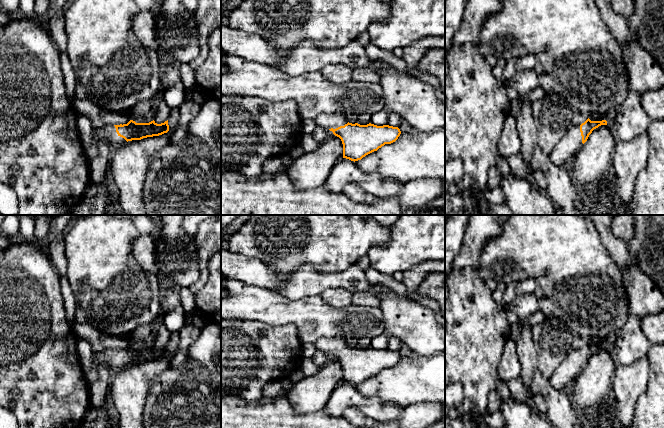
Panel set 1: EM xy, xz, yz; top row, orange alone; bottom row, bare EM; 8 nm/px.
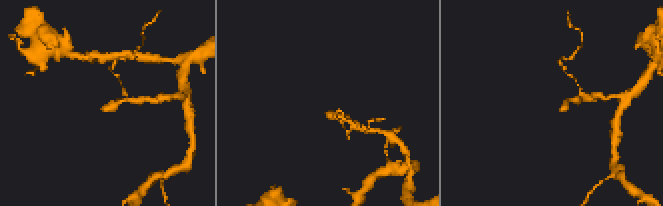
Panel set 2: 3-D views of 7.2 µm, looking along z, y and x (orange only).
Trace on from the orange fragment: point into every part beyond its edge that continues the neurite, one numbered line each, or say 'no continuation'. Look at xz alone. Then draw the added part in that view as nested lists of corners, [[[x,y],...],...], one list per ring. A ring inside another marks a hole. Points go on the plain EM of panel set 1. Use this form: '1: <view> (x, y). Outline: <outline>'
1: xz (334, 344). Outline: [[[335,336],[331,338],[326,338],[326,337],[318,338],[314,342],[314,345],[317,350],[320,350],[326,353],[331,353],[331,352],[336,353],[348,347],[346,343],[346,339],[340,336]]]

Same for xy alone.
1: xy (108, 357). Outline: [[[113,348],[99,352],[93,356],[93,368],[95,371],[97,371],[97,365],[100,363],[106,365],[112,375],[127,366],[117,358],[116,352]]]

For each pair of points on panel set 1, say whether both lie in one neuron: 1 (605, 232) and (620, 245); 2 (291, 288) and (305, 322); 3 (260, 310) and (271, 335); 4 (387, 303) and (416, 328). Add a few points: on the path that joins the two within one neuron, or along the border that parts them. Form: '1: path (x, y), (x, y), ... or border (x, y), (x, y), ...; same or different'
1: path (609, 236), (616, 243); same
2: border (274, 291), (291, 299), (319, 295); different
3: border (243, 319), (254, 319), (271, 326), (290, 324); different
4: path (394, 308), (409, 321); same

